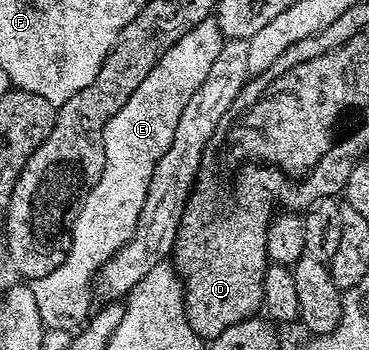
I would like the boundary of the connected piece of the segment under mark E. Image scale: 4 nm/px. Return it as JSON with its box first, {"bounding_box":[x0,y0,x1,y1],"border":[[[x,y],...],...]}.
{"bounding_box":[29,19,223,331],"border":[[[207,19],[196,23],[196,27],[188,31],[188,35],[172,43],[172,47],[168,47],[168,51],[160,55],[156,67],[148,71],[144,83],[140,83],[140,87],[132,91],[132,99],[128,99],[128,103],[124,103],[124,107],[120,107],[120,111],[116,111],[116,115],[112,115],[112,119],[104,127],[102,142],[106,152],[106,166],[96,187],[92,187],[92,191],[84,199],[82,210],[74,224],[72,247],[64,263],[60,263],[56,271],[43,277],[35,277],[29,282],[32,295],[36,295],[36,307],[40,307],[40,319],[47,330],[70,329],[69,331],[74,331],[91,316],[90,289],[92,293],[96,275],[104,267],[104,263],[108,263],[108,259],[116,255],[116,251],[120,251],[120,247],[124,247],[128,239],[132,239],[136,231],[136,219],[140,219],[140,207],[144,207],[144,195],[148,195],[148,183],[152,179],[152,171],[156,163],[160,163],[164,151],[168,151],[172,143],[172,135],[176,135],[176,123],[180,123],[180,115],[184,112],[188,99],[192,99],[192,95],[198,93],[200,83],[204,83],[204,78],[208,76],[212,63],[216,63],[222,50],[223,40],[217,20]]]}

